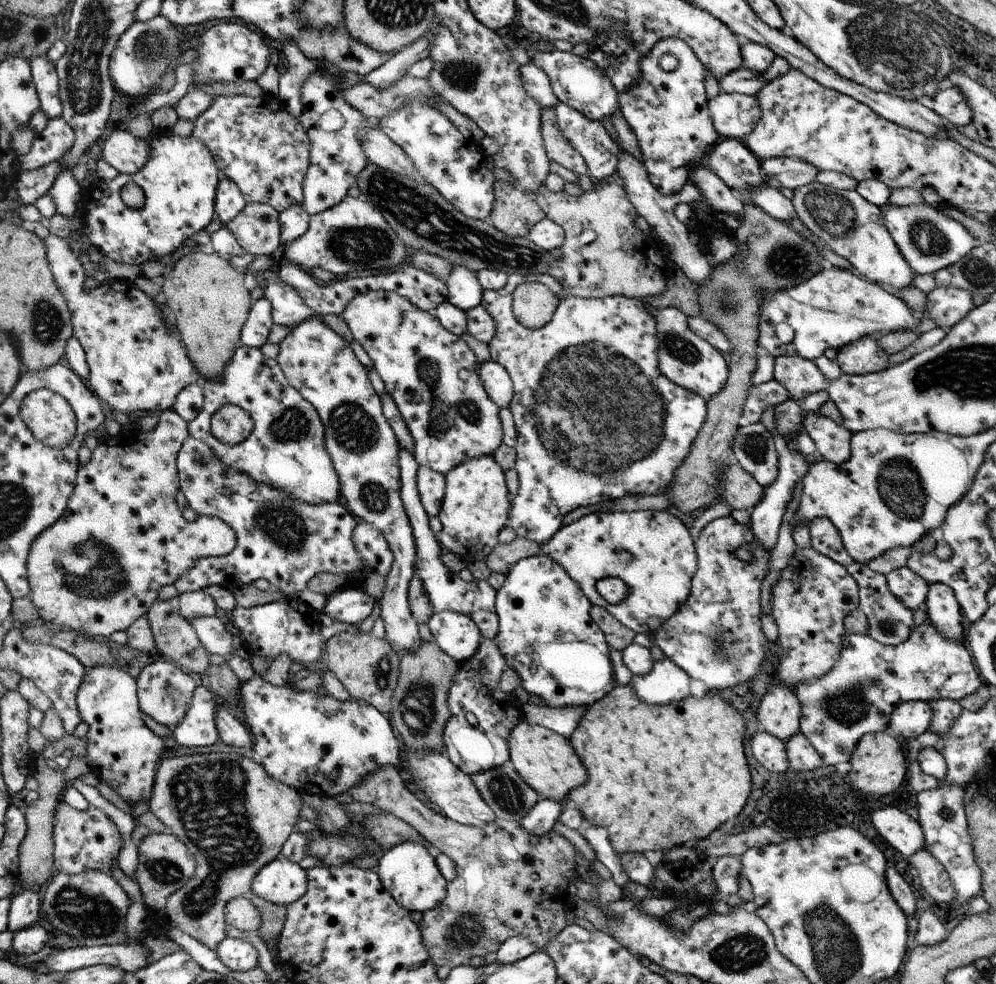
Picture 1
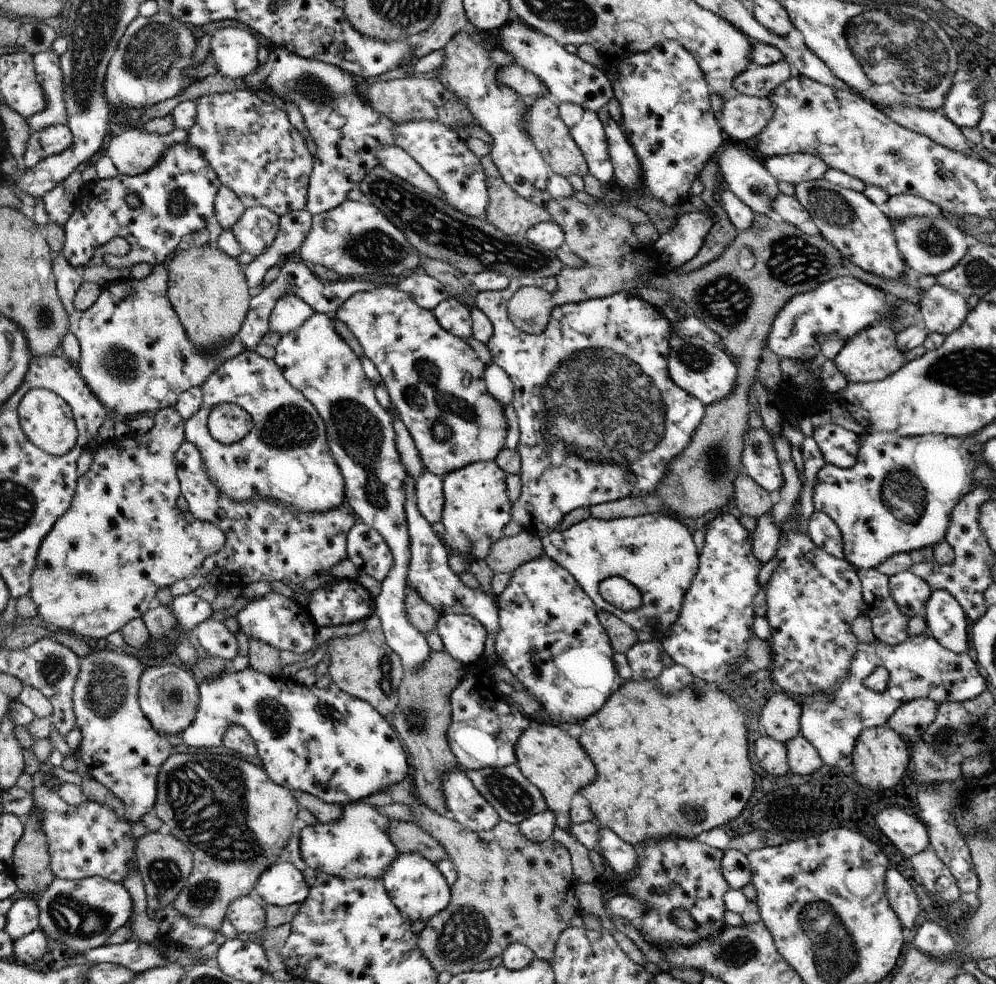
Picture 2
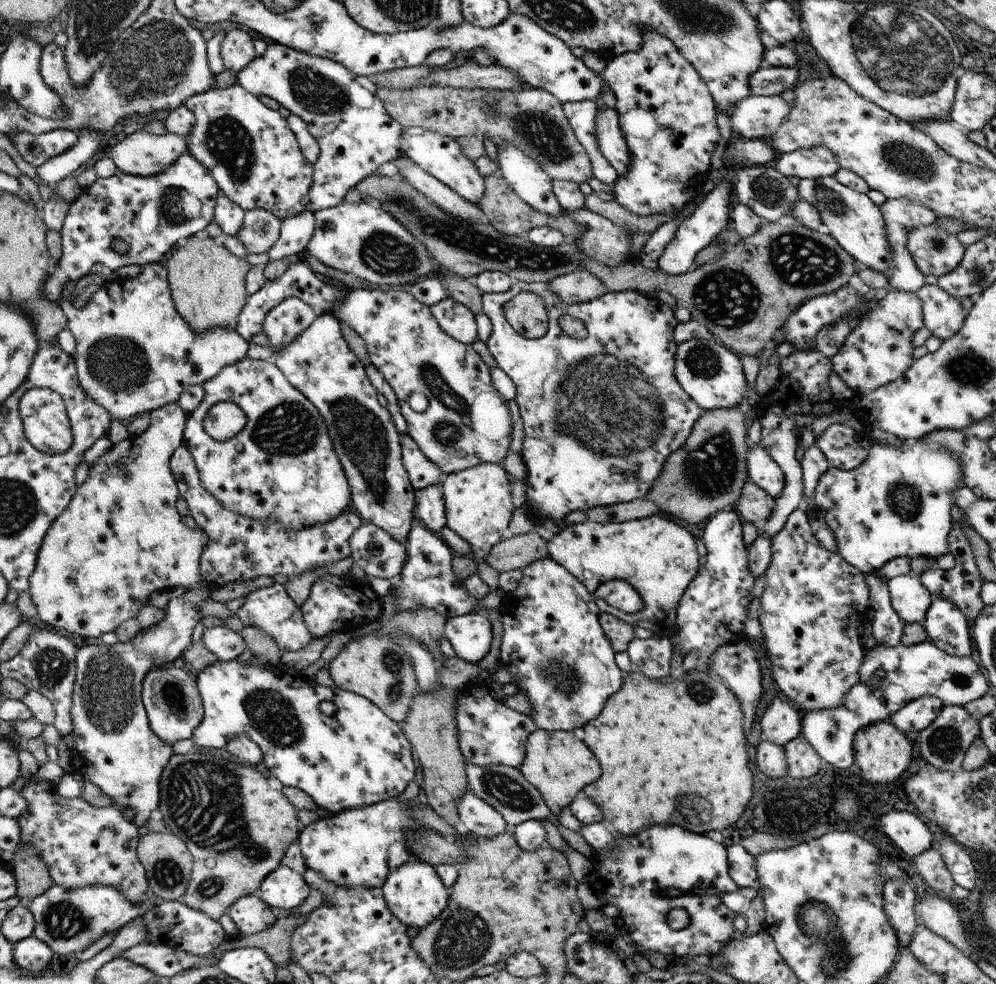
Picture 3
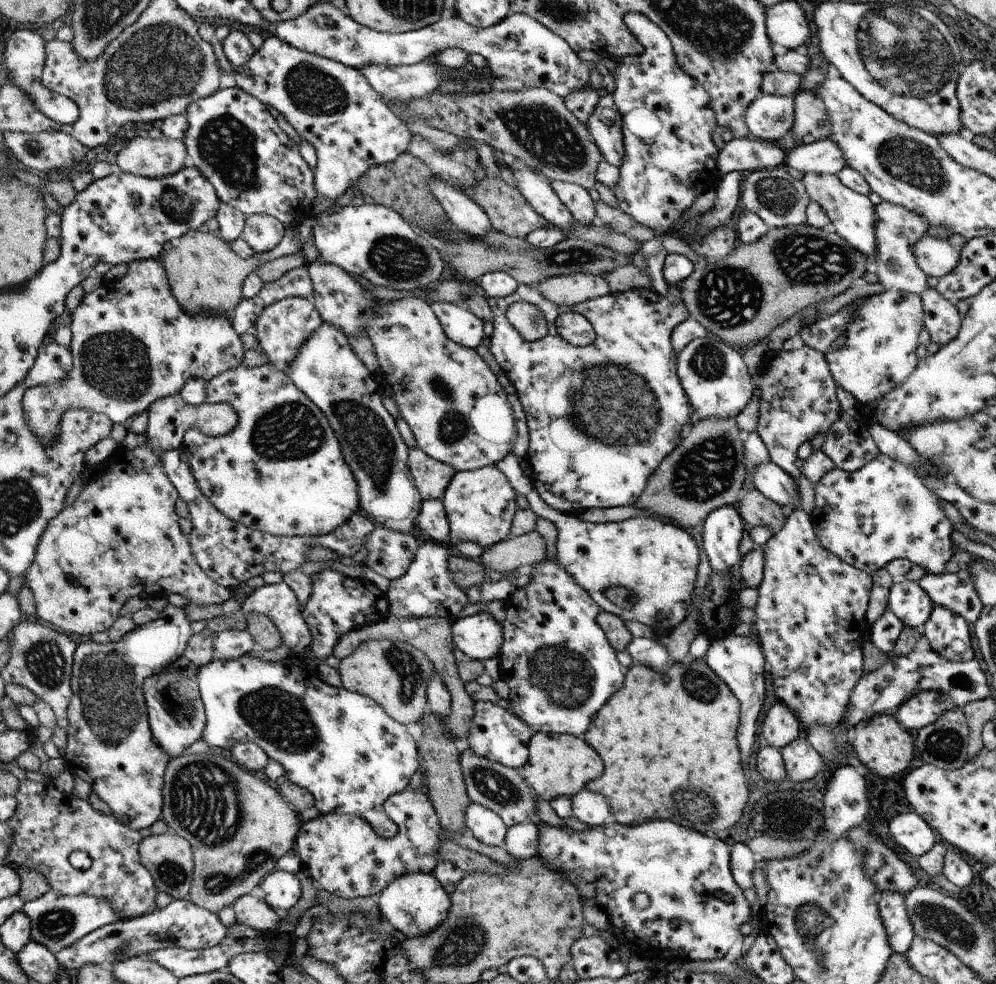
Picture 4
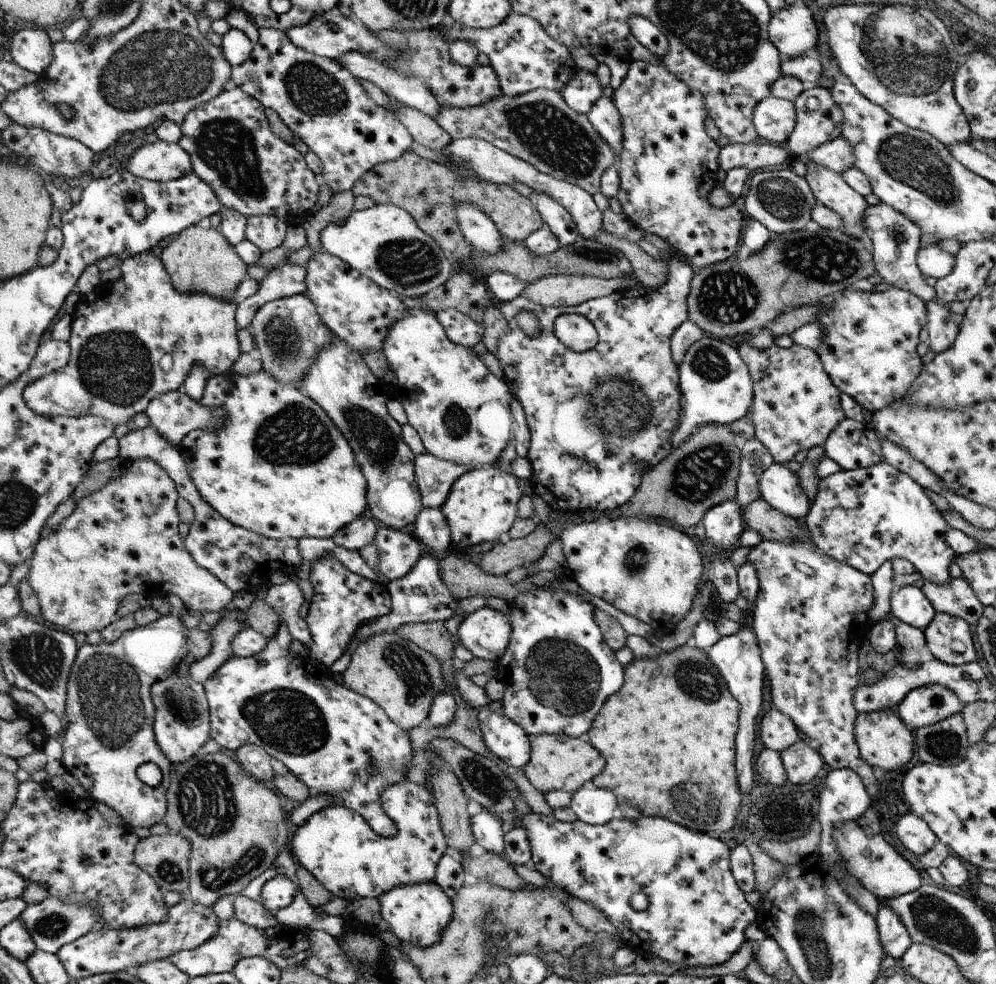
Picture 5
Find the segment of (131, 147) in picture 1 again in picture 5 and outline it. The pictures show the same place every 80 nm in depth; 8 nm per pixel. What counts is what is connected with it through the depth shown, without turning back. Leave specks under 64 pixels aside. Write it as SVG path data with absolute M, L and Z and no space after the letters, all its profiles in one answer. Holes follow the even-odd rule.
M158 141L139 148L125 170L138 178L166 182L181 179L193 172L192 157L179 143Z

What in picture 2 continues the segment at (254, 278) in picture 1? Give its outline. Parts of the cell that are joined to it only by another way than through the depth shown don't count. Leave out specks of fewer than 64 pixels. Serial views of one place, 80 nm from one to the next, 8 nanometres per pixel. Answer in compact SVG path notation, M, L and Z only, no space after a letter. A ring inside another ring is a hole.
M298 293L281 296L269 316L269 330L278 333L282 338L289 332L296 332L314 314L314 309Z

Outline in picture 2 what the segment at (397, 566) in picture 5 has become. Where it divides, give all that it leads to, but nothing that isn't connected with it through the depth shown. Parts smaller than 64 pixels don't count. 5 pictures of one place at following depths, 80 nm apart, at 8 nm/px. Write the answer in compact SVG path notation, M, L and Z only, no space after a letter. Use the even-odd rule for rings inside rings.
M358 521L348 534L348 558L354 566L382 582L393 570L393 551L385 537L372 526Z

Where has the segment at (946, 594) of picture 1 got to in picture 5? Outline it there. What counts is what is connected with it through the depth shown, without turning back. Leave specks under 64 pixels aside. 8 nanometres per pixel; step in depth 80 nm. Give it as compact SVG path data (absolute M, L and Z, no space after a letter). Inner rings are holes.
M937 613L923 633L930 652L943 663L958 666L980 658L973 626L961 618Z

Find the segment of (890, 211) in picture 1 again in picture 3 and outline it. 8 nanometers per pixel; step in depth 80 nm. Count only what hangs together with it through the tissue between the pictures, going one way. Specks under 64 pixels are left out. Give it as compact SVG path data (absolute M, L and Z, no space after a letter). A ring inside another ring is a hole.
M932 225L913 228L907 236L906 248L924 276L948 275L964 258L965 247L956 235Z

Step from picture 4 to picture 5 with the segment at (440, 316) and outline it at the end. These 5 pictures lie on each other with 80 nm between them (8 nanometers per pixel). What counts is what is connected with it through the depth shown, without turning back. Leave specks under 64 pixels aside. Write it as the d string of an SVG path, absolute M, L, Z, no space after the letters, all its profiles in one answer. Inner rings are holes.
M447 309L438 311L436 317L454 343L471 347L481 342L485 327L478 325L469 316L454 309Z

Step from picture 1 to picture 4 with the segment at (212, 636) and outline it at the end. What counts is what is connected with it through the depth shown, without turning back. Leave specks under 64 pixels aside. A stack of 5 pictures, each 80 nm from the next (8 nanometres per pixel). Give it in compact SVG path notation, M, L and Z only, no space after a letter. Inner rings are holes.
M230 629L216 633L212 644L216 657L230 660L247 655L257 642L248 629Z

